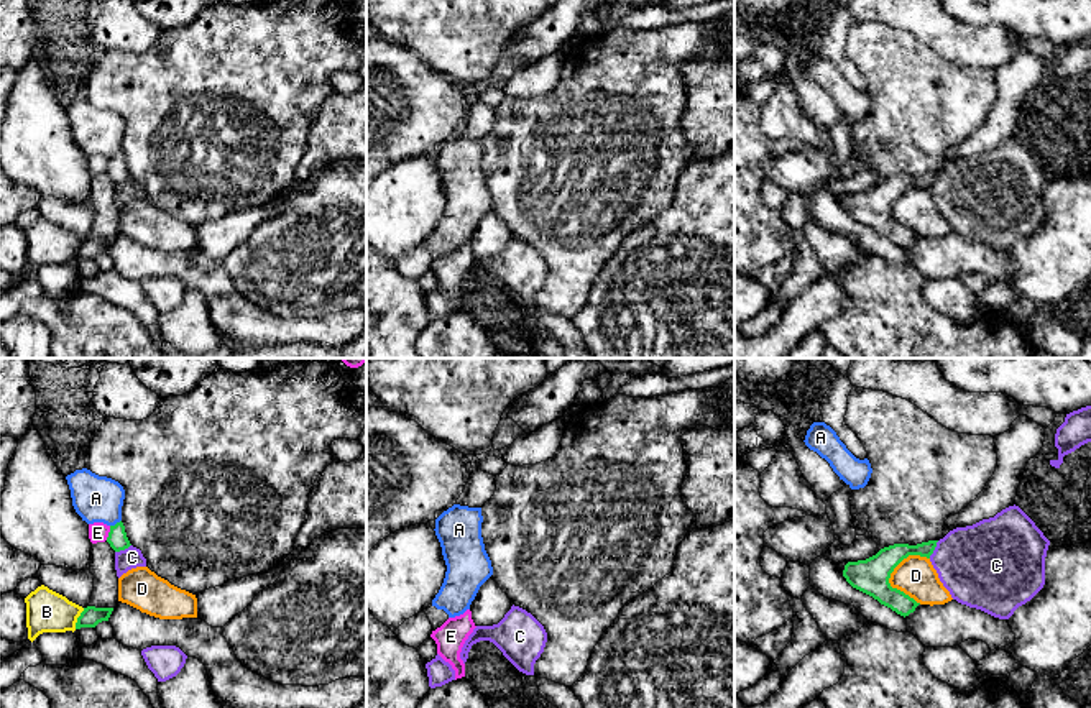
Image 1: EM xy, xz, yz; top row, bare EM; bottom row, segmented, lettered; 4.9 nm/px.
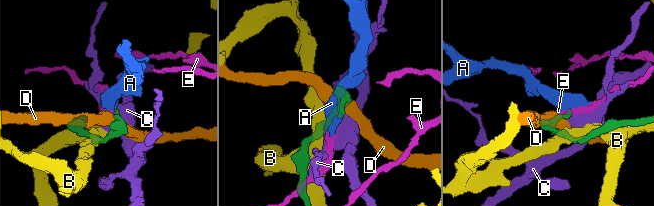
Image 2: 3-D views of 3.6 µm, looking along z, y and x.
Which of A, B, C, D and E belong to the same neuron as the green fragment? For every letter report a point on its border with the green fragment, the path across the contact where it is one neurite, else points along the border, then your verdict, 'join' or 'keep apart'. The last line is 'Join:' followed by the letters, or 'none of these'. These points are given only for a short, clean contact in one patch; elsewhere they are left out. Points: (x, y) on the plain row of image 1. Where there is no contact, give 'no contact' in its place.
A: meets green in xy at (117, 155); border along xy (120, 151), (110, 158); keep apart
B: meets green in xy at (78, 250); keep apart
C: meets green in yz at (934, 181); border along yz (939, 173), (929, 189); keep apart
D: meets green in yz at (889, 217); keep apart
E: meets green in xy at (109, 165); border along xy (110, 158), (105, 171); keep apart
Join: none of these

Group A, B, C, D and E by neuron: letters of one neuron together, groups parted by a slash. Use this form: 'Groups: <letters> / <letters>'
Groups: A / B / C / D / E

